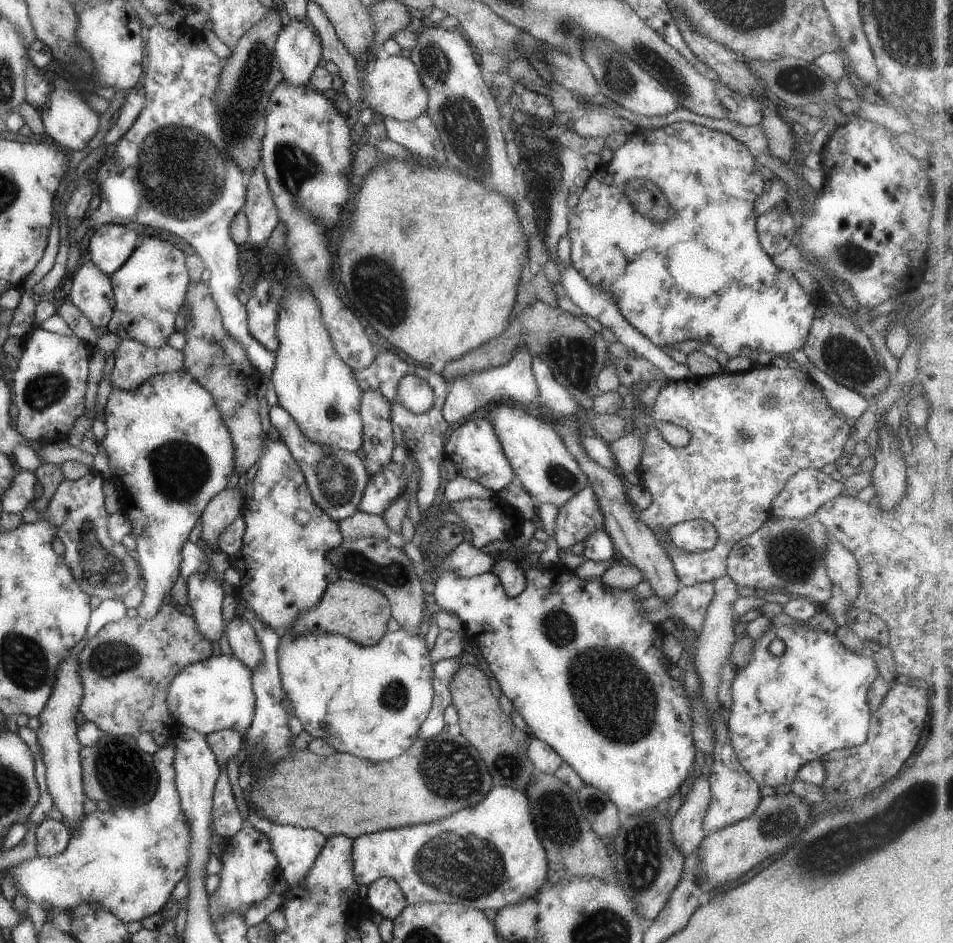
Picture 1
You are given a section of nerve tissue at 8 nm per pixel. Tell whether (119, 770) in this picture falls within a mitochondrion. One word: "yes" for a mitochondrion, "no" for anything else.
yes

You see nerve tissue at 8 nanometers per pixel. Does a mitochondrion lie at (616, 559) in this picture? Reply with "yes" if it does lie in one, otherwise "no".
no

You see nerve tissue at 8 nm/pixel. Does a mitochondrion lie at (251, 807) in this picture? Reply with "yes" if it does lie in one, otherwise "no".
no

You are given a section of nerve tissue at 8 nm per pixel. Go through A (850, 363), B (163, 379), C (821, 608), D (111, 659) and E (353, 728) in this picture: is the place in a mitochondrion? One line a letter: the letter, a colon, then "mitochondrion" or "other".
A: mitochondrion
B: other
C: other
D: mitochondrion
E: other

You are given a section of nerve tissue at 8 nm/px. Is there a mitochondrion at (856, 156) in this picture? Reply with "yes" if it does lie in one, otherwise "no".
no

